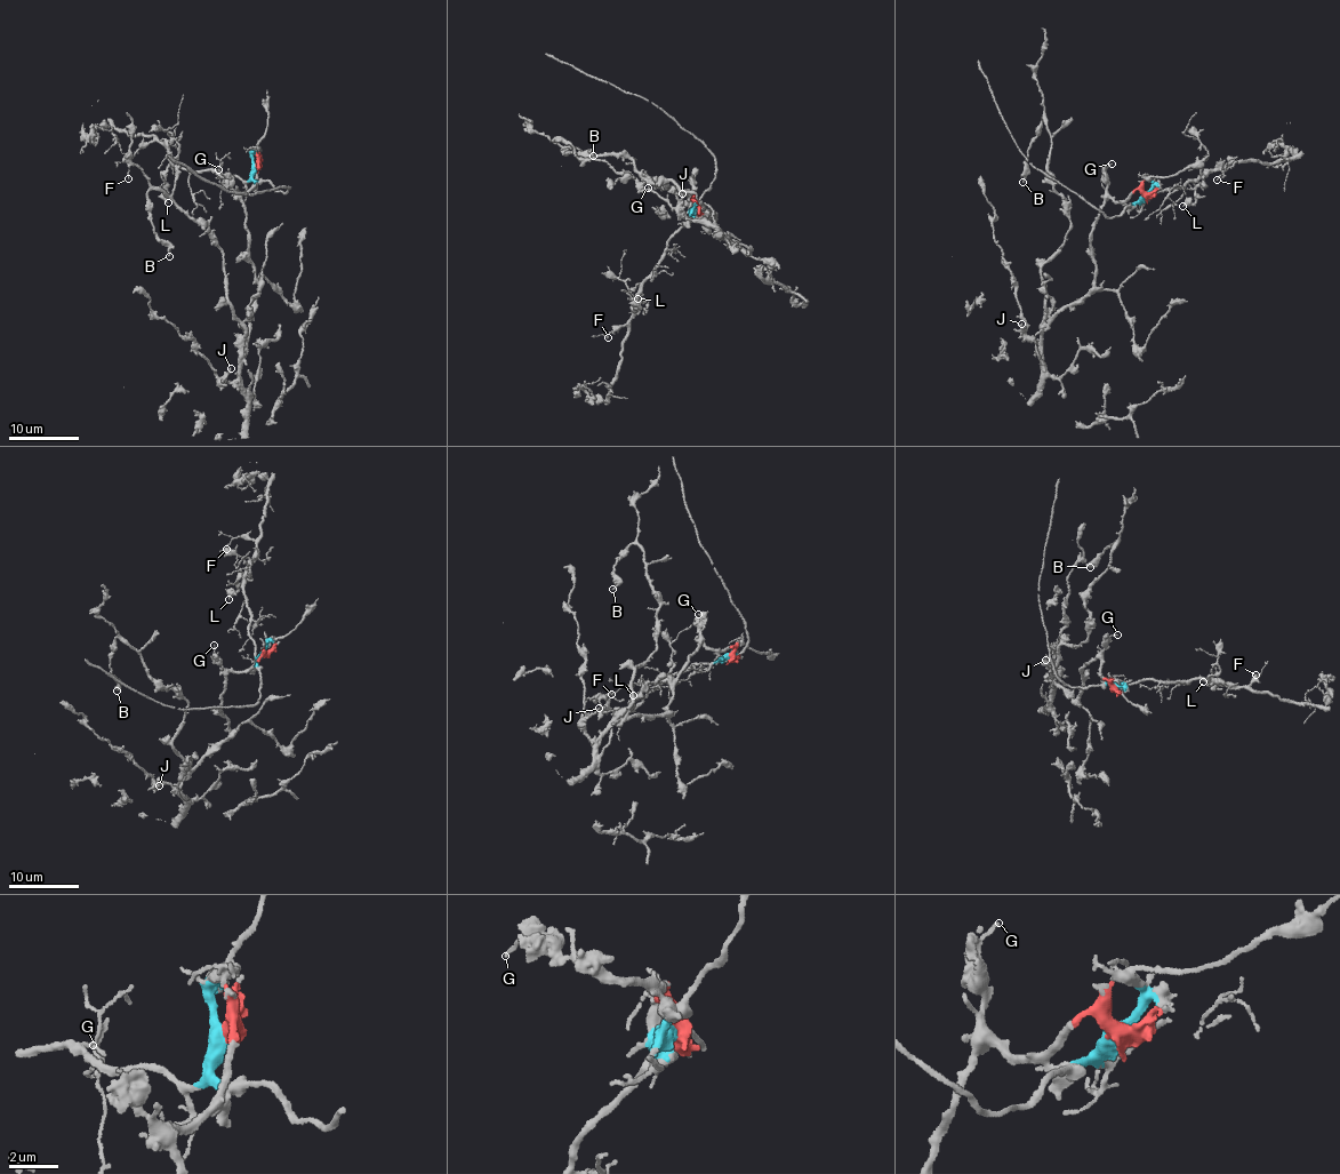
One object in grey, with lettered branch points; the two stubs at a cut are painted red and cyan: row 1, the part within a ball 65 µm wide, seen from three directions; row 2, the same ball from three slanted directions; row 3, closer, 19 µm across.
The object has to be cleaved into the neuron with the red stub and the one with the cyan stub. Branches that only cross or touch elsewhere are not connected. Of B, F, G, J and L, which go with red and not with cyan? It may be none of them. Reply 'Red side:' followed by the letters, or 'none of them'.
Red side: B, G, J

